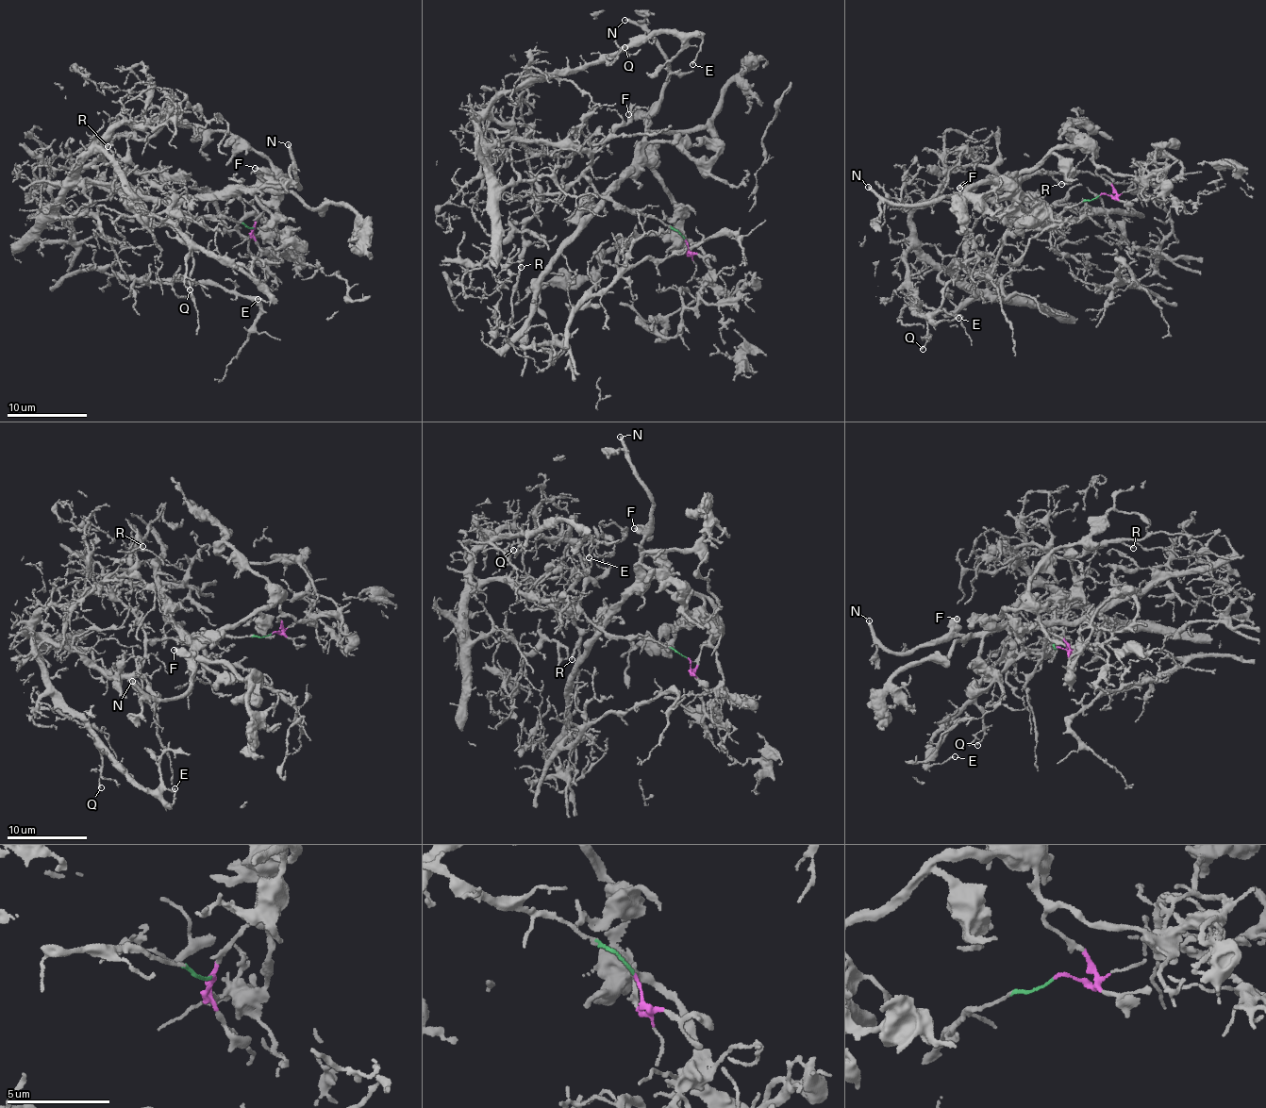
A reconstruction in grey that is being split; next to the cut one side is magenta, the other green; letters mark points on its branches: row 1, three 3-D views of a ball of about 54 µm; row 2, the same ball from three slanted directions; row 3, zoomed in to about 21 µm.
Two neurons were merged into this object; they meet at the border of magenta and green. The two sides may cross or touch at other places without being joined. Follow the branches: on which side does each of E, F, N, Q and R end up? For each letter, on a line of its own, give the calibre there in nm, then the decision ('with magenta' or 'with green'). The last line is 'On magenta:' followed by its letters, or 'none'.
E: 170 nm thick; with green
F: 440 nm thick; with magenta
N: 280 nm thick; with magenta
Q: 140 nm thick; with green
R: 190 nm thick; with green
On magenta: F, N

